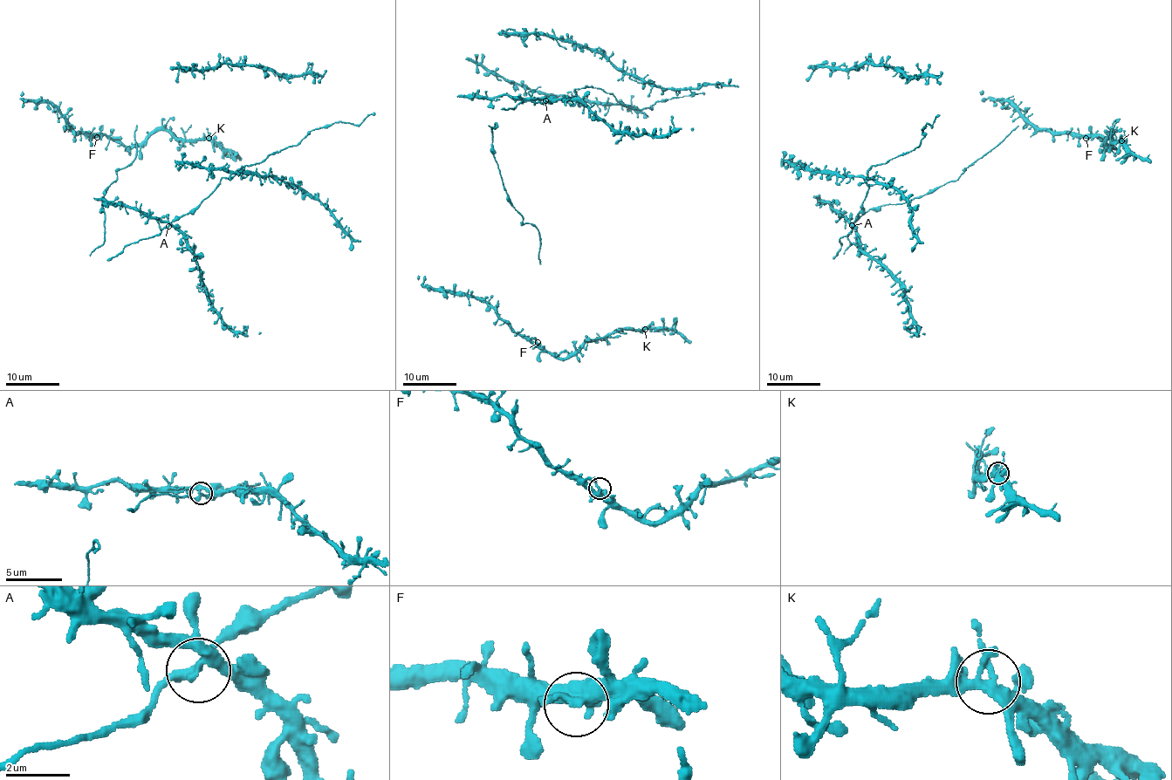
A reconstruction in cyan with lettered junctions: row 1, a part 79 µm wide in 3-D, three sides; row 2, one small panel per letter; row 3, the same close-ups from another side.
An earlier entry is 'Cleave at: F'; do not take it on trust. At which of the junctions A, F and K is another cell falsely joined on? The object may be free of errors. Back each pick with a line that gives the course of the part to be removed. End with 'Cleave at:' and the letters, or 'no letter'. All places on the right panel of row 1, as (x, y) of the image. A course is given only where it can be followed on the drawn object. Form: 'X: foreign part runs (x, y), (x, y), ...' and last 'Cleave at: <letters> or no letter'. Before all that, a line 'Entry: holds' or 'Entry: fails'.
Entry: fails
Cleave at: no letter

